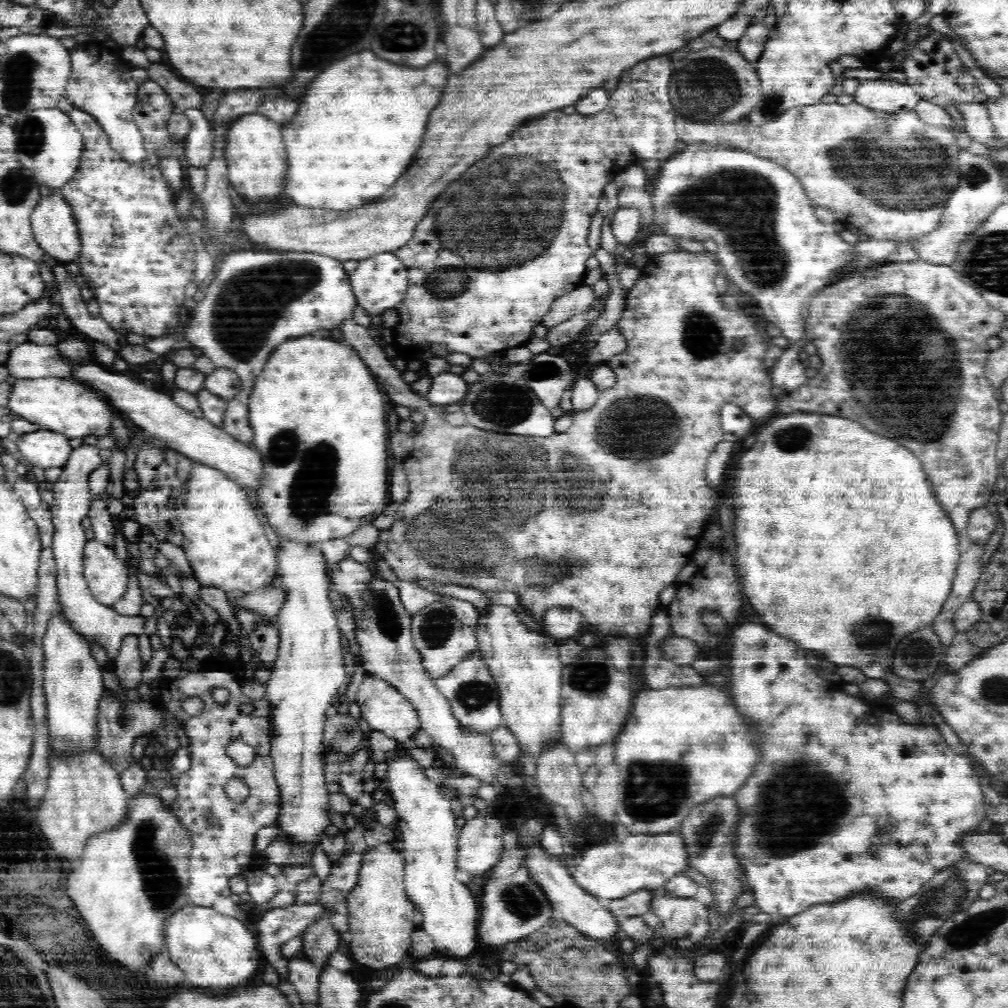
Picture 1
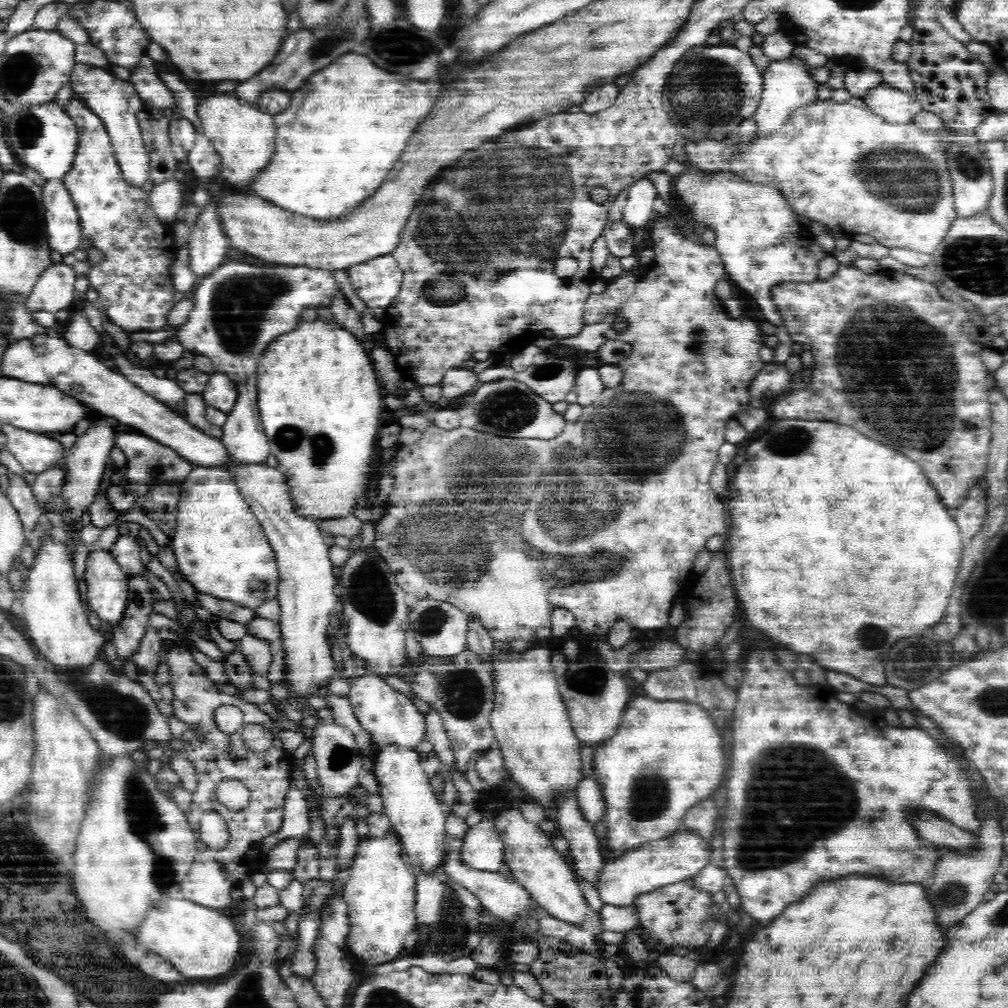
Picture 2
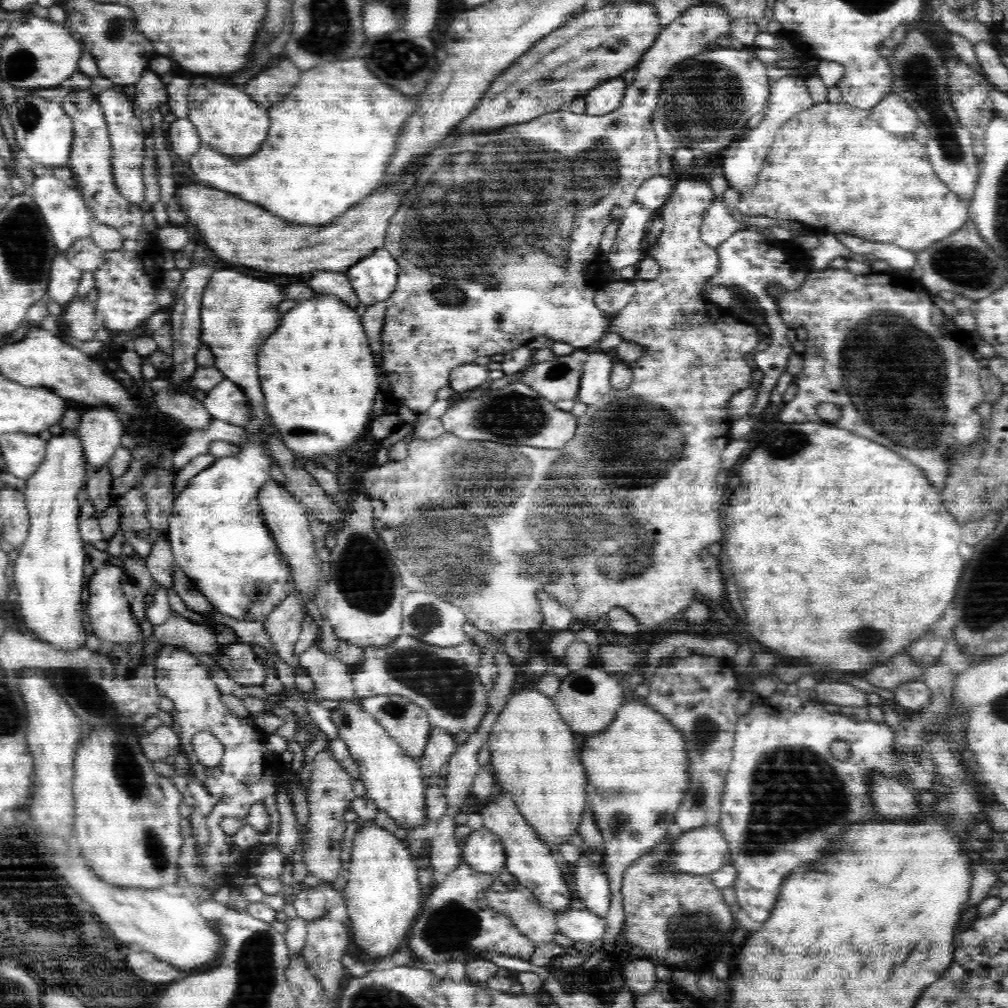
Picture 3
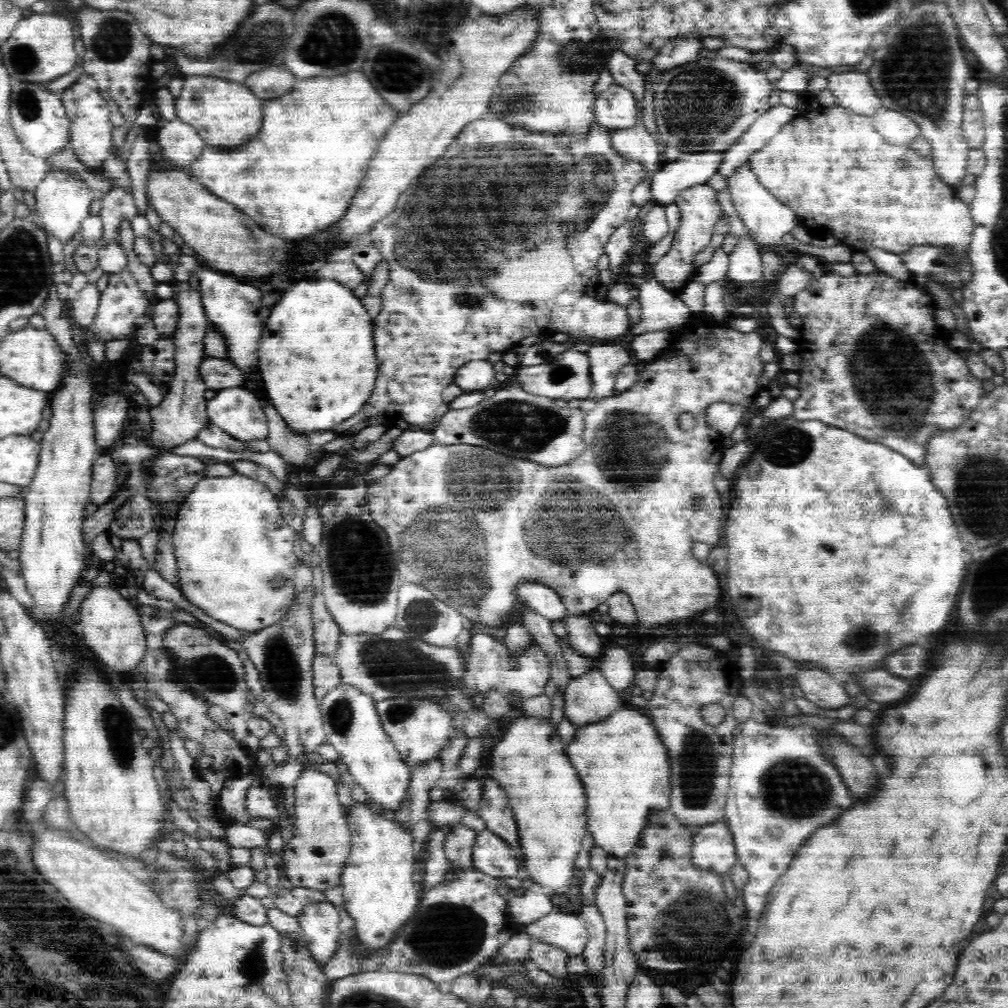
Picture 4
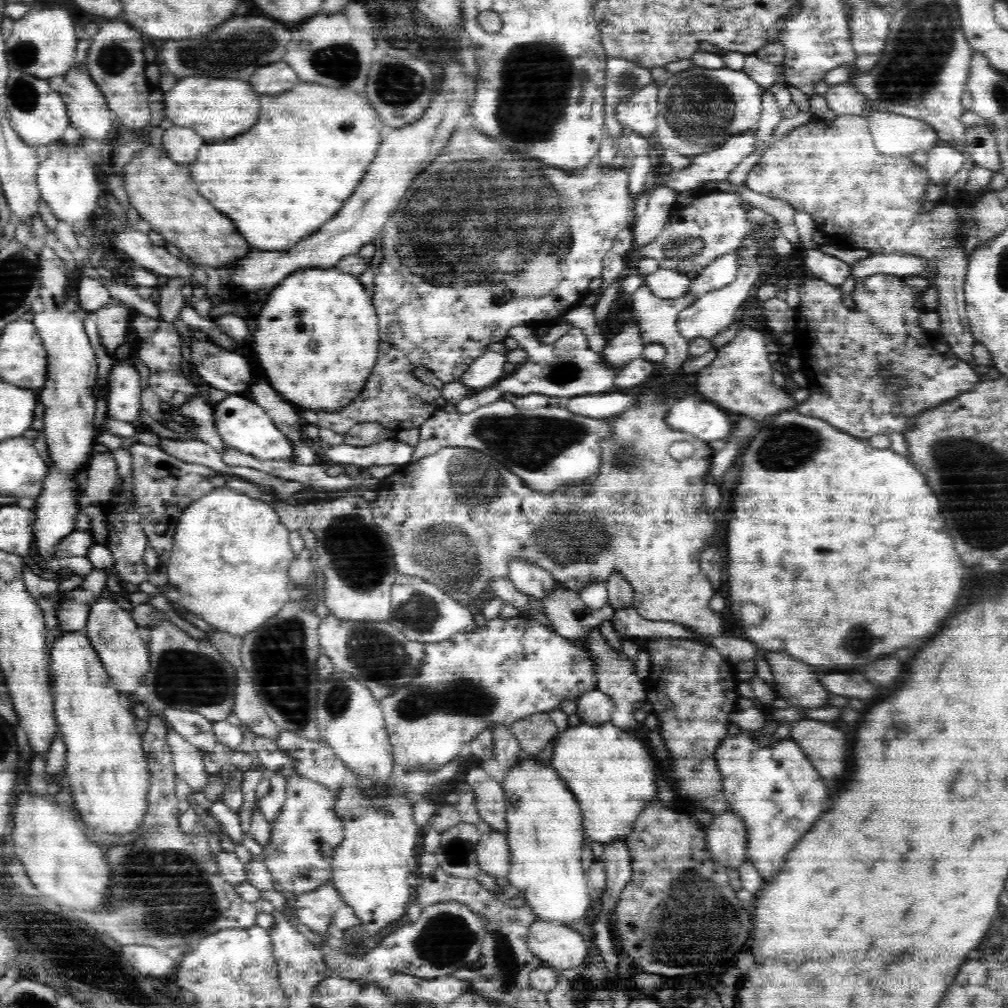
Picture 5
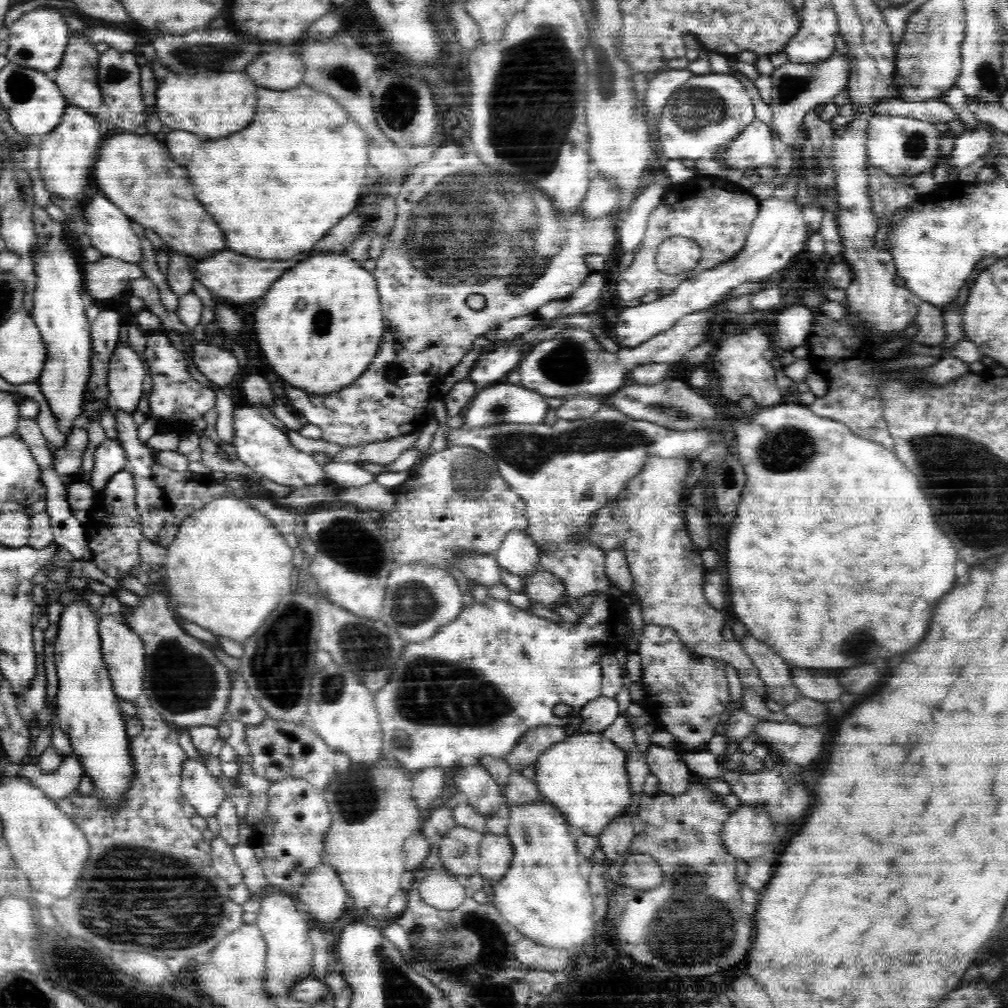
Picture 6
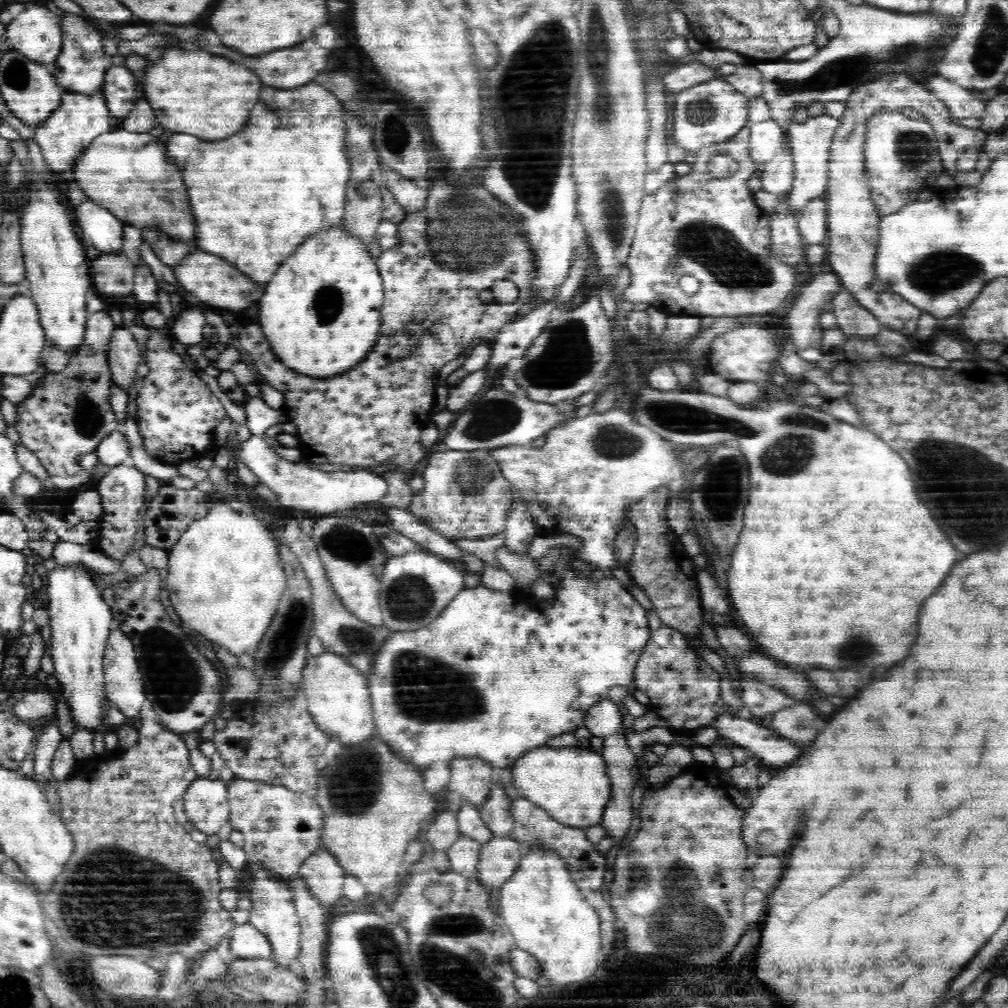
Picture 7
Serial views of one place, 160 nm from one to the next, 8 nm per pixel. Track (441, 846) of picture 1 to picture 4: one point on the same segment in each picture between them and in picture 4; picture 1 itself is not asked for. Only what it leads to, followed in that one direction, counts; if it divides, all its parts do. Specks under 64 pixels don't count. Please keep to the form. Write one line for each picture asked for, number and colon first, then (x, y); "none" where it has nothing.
2: (418, 818)
3: (393, 779)
4: (351, 722)

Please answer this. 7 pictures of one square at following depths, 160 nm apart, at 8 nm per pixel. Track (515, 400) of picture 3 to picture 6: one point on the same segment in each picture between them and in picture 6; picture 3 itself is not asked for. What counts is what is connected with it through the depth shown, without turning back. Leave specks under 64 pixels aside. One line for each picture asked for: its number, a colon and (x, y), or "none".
4: (516, 423)
5: (550, 446)
6: (564, 471)

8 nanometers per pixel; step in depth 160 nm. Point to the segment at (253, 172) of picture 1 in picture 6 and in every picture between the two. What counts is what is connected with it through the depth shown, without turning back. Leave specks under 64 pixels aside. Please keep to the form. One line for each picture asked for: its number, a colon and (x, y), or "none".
2: (244, 137)
3: (228, 120)
4: (227, 115)
5: (220, 108)
6: (221, 102)

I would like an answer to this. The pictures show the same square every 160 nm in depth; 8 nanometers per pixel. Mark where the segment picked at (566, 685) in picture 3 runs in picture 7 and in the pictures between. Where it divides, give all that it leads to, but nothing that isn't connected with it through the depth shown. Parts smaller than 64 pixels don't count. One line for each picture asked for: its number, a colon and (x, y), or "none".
4: (589, 698)
5: (595, 707)
6: (597, 715)
7: (603, 719)

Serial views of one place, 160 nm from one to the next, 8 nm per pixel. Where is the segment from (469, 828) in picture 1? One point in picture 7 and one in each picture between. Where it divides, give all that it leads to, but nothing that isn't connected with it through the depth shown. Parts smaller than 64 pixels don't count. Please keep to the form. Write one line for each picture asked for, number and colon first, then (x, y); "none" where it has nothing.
2: (483, 849)
3: (483, 851)
4: (491, 855)
5: (493, 856)
6: (496, 852)
7: (498, 860)

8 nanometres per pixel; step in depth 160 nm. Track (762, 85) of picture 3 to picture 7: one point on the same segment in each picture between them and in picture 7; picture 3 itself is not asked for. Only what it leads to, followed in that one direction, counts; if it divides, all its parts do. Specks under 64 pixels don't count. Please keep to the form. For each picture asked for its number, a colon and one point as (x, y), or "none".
4: (705, 105)
5: (700, 108)
6: (709, 111)
7: (708, 113)

